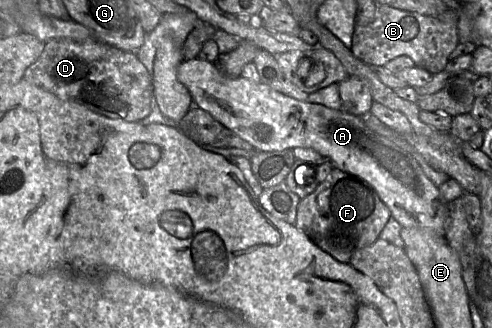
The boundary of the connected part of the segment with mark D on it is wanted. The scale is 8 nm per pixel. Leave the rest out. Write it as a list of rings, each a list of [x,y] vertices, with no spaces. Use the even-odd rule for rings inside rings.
[[[63,38],[47,41],[41,55],[24,72],[23,79],[95,113],[127,122],[139,122],[146,118],[154,105],[152,76],[139,61],[136,53],[123,51],[96,38],[81,42]]]

